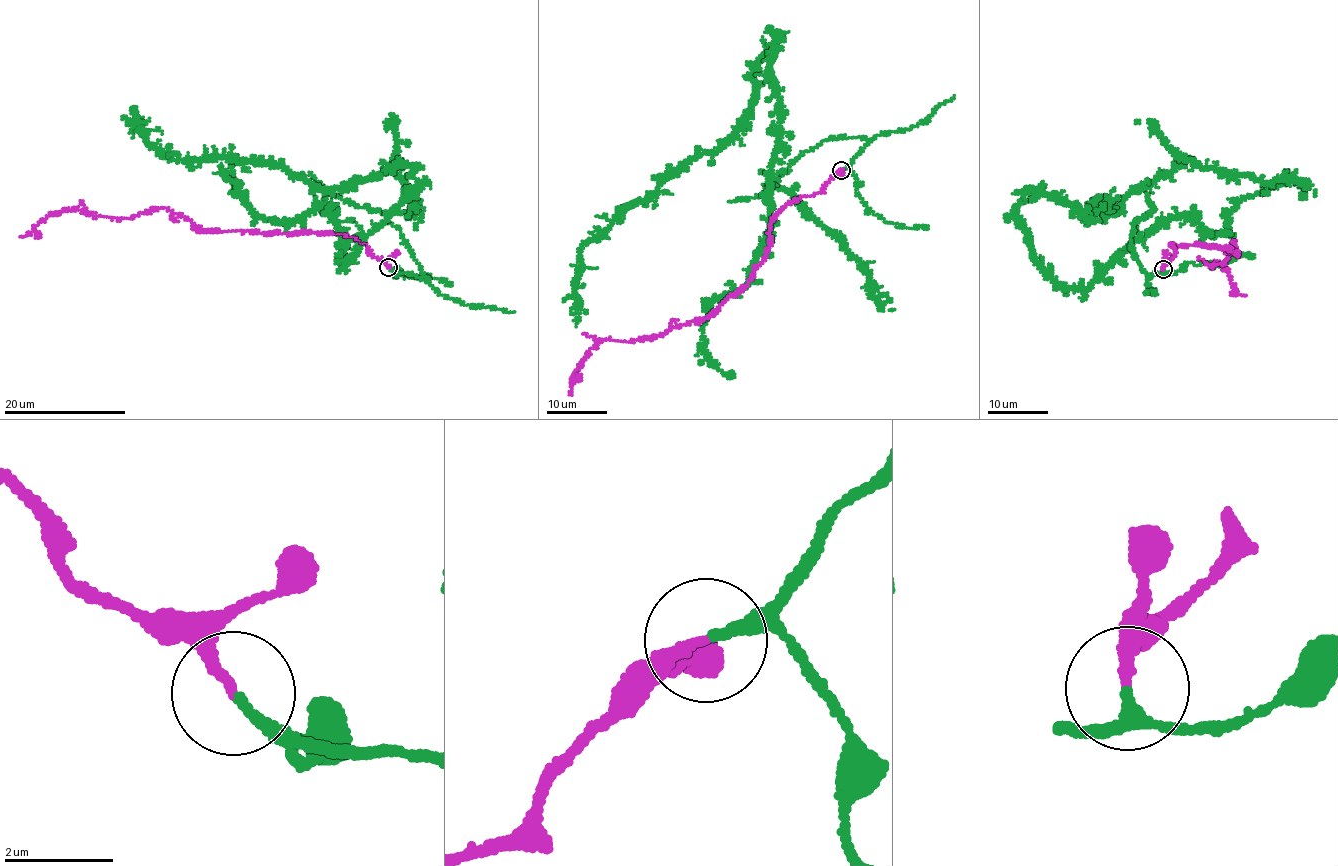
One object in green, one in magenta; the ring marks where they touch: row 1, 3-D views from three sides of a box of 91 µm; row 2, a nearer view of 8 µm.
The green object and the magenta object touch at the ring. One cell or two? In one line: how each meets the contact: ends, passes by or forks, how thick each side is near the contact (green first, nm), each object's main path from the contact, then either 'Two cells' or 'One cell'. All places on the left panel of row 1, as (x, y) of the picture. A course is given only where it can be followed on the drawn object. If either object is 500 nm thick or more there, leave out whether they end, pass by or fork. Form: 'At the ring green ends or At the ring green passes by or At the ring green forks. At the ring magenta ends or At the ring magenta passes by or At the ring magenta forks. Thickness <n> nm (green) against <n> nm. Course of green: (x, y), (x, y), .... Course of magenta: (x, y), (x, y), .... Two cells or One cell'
At the ring green ends. At the ring magenta ends. Thickness 200 nm (green) against 200 nm. Course of green: (389, 267), (425, 278), (401, 230), (336, 197), (344, 262), (412, 168), (319, 188), (174, 161), (131, 109). Course of magenta: (389, 267), (362, 243), (347, 236), (208, 231), (166, 208), (125, 219), (66, 209), (49, 214), (21, 237). One cell

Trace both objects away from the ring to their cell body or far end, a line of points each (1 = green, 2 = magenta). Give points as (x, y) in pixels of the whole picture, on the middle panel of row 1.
1: (842, 170), (870, 140), (822, 142), (764, 195), (782, 142), (773, 34), (737, 130), (579, 252), (576, 326)
2: (842, 170), (778, 213), (752, 279), (709, 316), (636, 340), (603, 338), (575, 370), (570, 393)

